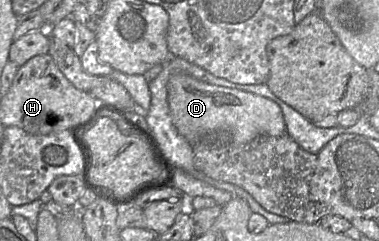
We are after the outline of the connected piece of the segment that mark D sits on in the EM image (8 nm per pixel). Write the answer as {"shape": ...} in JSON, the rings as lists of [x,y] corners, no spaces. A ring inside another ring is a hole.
{"shape":[[[183,72],[169,77],[167,100],[174,127],[191,144],[215,133],[227,133],[237,144],[246,144],[261,135],[286,133],[282,110],[274,101],[250,92],[211,85]]]}

